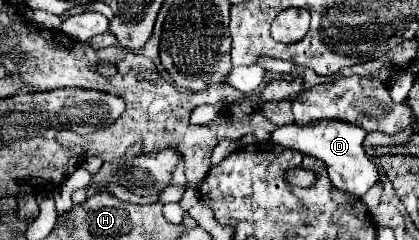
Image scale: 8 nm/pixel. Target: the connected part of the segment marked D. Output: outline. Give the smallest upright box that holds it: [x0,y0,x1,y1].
[272,120,378,198]

